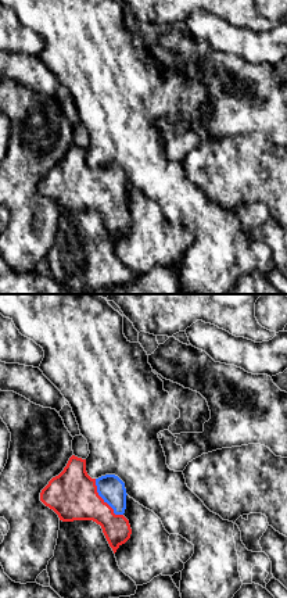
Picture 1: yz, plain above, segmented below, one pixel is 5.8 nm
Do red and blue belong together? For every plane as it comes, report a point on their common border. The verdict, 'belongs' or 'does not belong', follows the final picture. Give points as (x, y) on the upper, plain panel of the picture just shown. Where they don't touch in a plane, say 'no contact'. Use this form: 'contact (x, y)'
contact (103, 189)

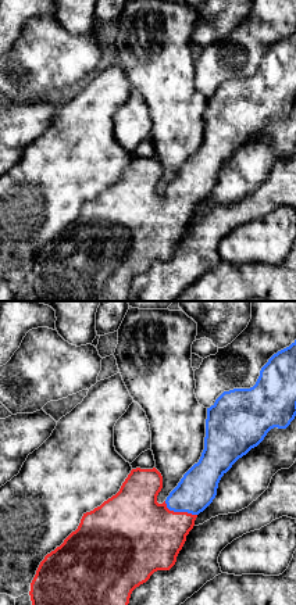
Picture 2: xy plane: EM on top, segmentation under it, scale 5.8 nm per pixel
contact (179, 201)

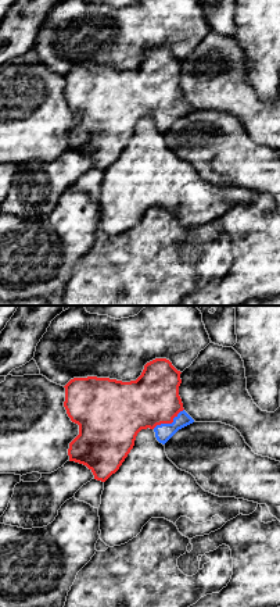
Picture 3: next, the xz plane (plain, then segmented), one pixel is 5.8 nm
contact (168, 111)

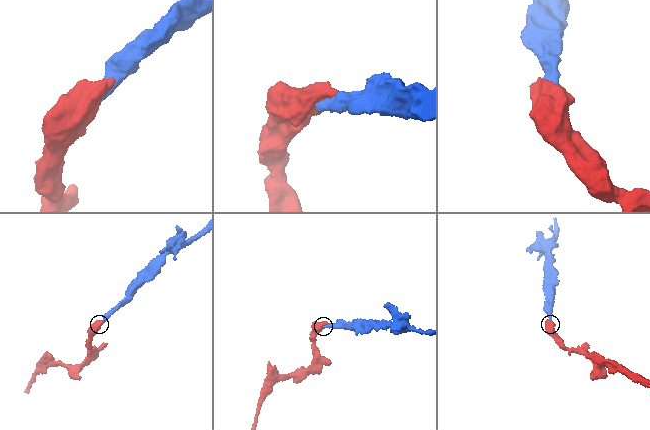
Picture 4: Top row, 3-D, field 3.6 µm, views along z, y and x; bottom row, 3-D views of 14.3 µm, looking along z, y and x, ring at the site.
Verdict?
belongs

